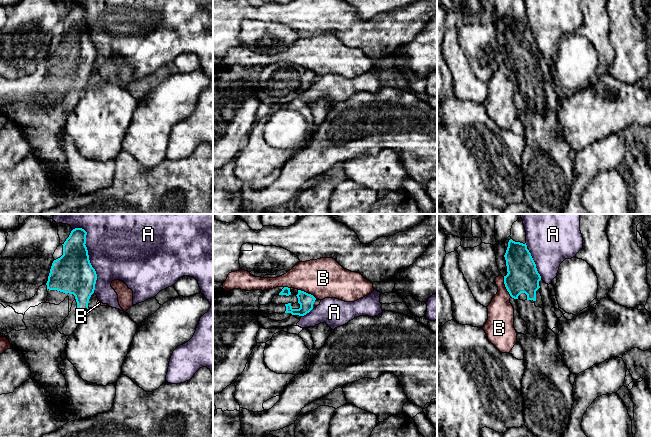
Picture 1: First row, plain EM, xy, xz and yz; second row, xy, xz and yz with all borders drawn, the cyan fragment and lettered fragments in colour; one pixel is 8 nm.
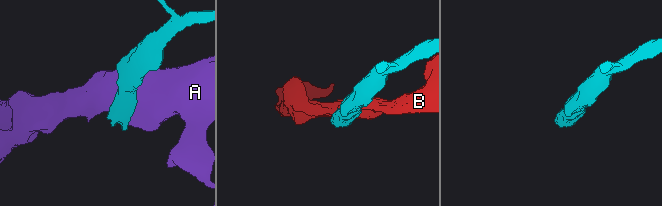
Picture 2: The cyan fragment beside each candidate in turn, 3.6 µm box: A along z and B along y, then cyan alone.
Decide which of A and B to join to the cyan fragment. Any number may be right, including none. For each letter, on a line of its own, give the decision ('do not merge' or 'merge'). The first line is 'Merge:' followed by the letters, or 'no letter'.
Merge: no letter
A: do not merge
B: do not merge

